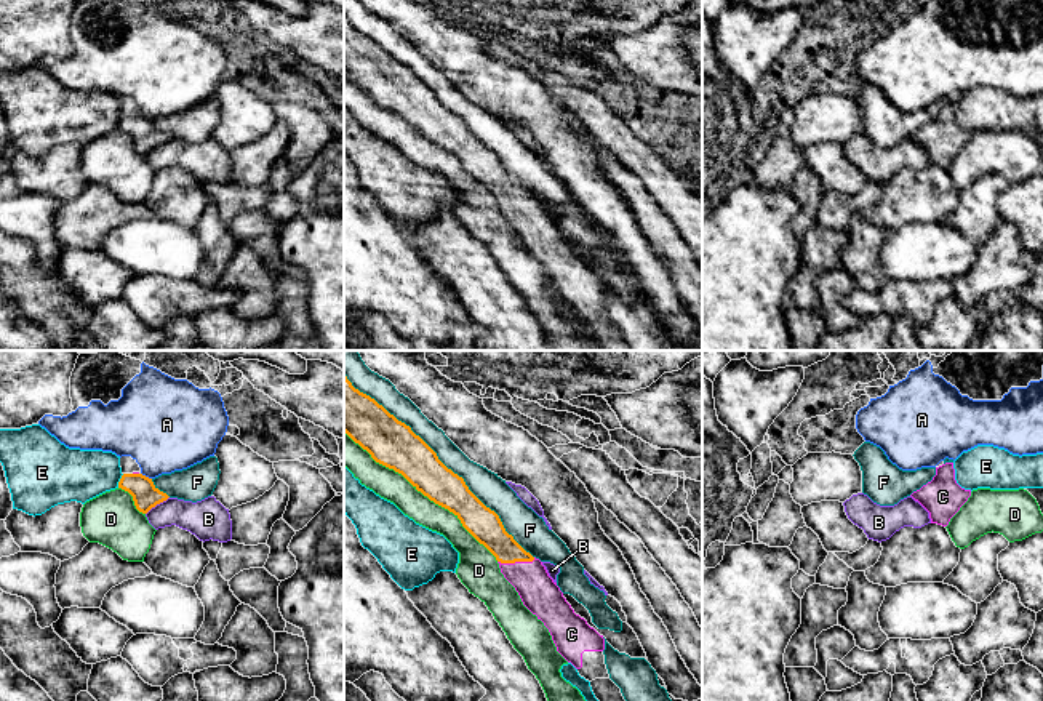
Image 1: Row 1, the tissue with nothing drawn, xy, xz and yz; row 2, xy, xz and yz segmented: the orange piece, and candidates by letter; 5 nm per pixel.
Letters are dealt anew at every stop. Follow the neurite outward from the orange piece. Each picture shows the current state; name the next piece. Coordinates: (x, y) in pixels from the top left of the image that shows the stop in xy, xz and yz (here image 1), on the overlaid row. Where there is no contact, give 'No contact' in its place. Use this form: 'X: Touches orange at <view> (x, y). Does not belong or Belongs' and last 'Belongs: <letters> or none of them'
A: Touches orange at xy (144, 476). Does not belong
B: Touches orange at xy (157, 503). Does not belong
C: Touches orange at xz (515, 560). Belongs
D: Touches orange at xz (423, 493). Does not belong
E: Touches orange at xy (120, 480). Does not belong
F: Touches orange at xz (440, 461). Does not belong
Belongs: C

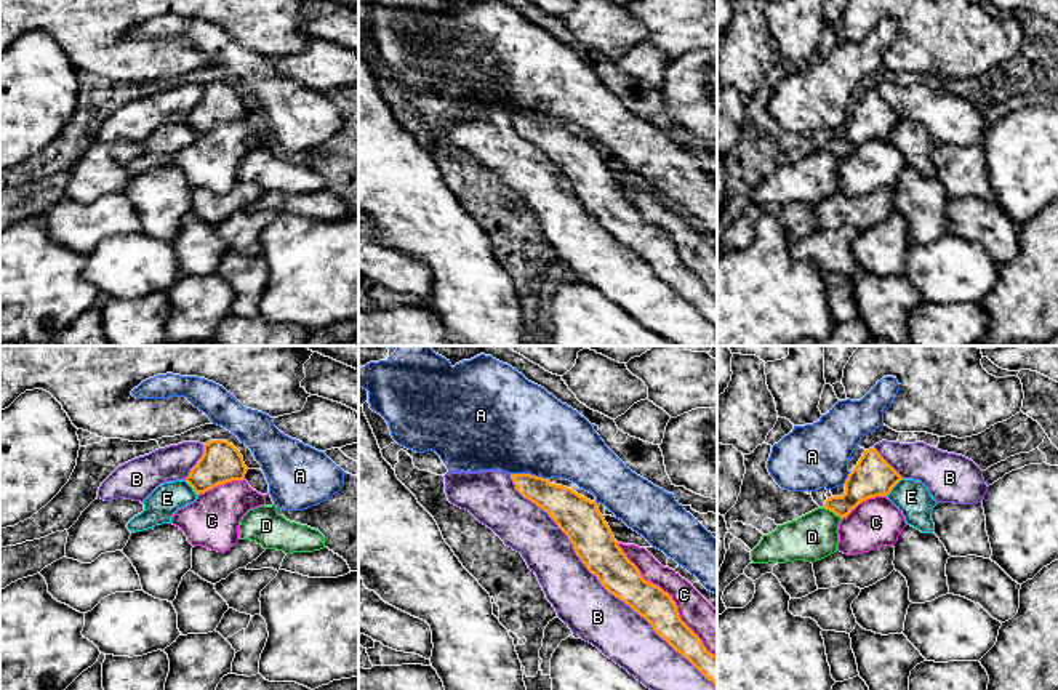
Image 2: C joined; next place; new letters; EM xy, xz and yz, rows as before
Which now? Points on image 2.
A: Touches orange at xz (528, 474). Does not belong
B: Touches orange at xz (602, 585). Does not belong
C: Touches orange at xz (671, 597). Does not belong
D: Touches orange at yz (833, 511). Does not belong
E: Touches orange at yz (893, 485). Does not belong
Belongs: none of them

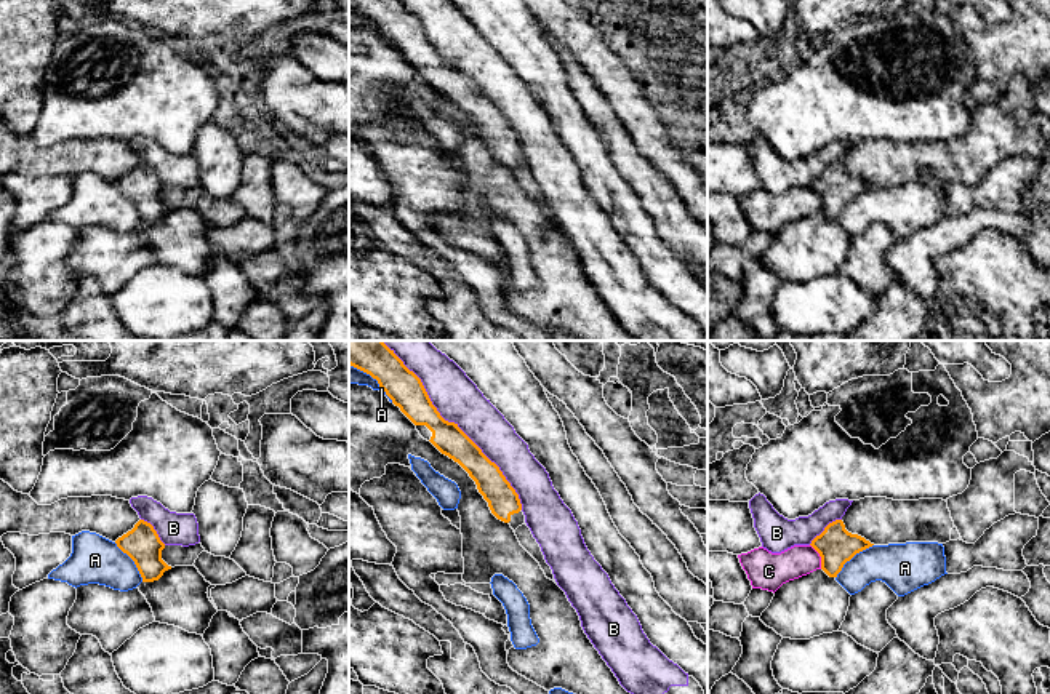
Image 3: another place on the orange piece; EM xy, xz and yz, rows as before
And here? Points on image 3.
A: Touches orange at yz (852, 557). Does not belong
B: Touches orange at xz (453, 422). Does not belong
C: Touches orange at yz (820, 555). Does not belong
Belongs: none of them

